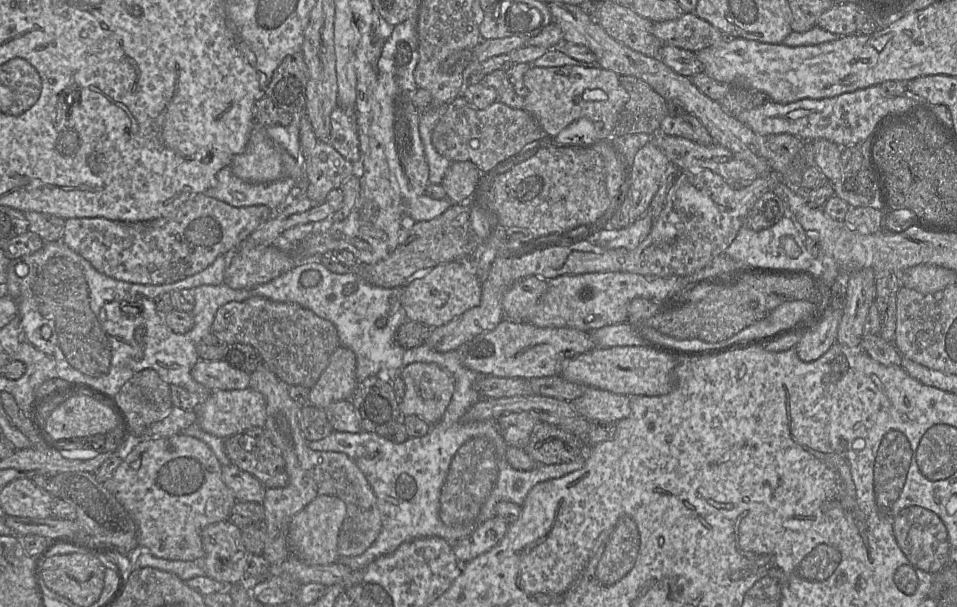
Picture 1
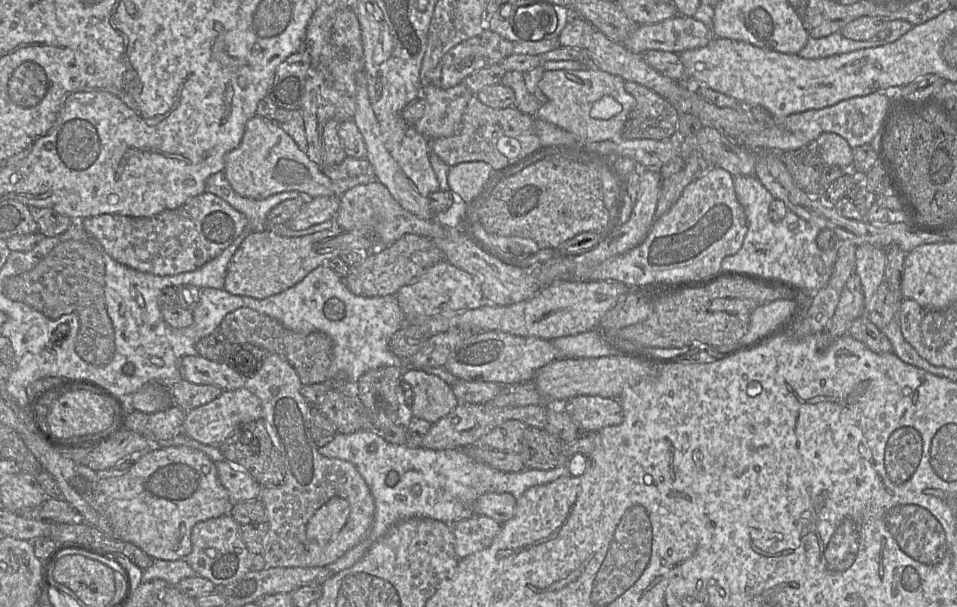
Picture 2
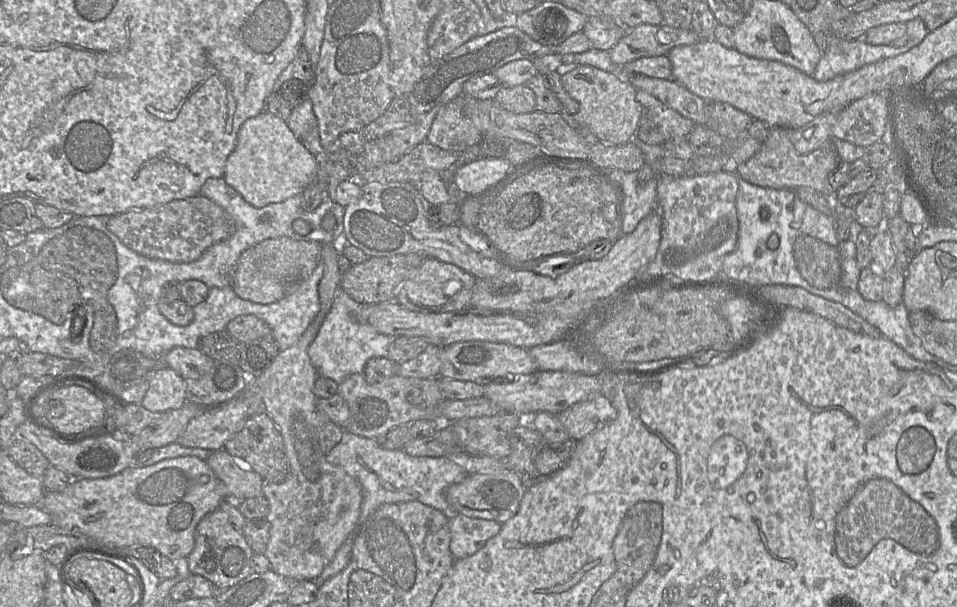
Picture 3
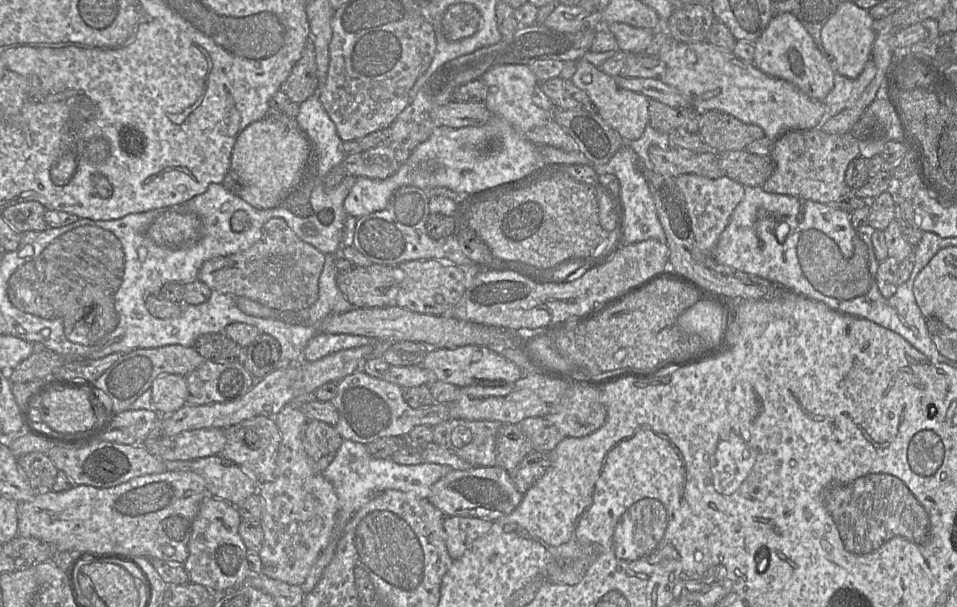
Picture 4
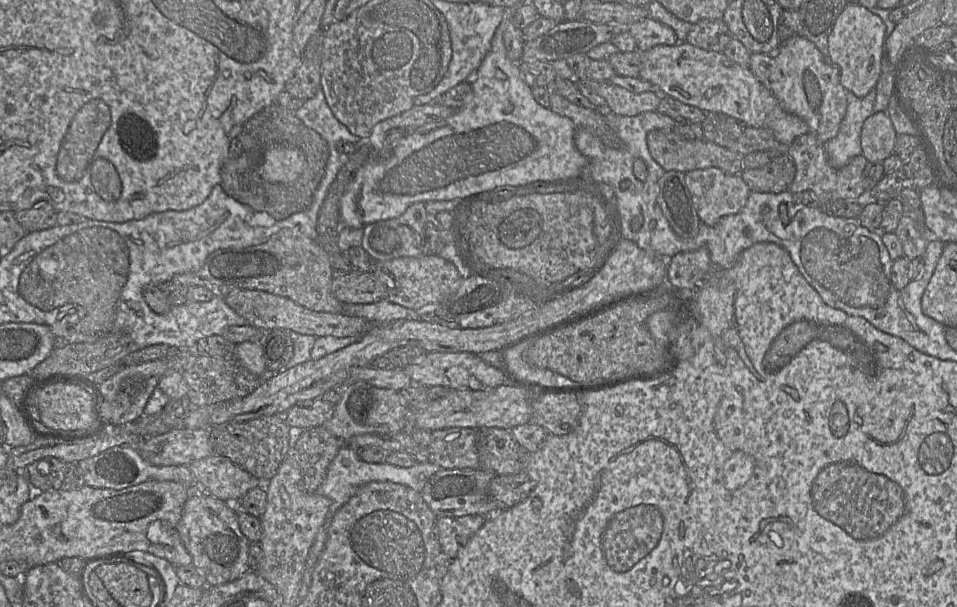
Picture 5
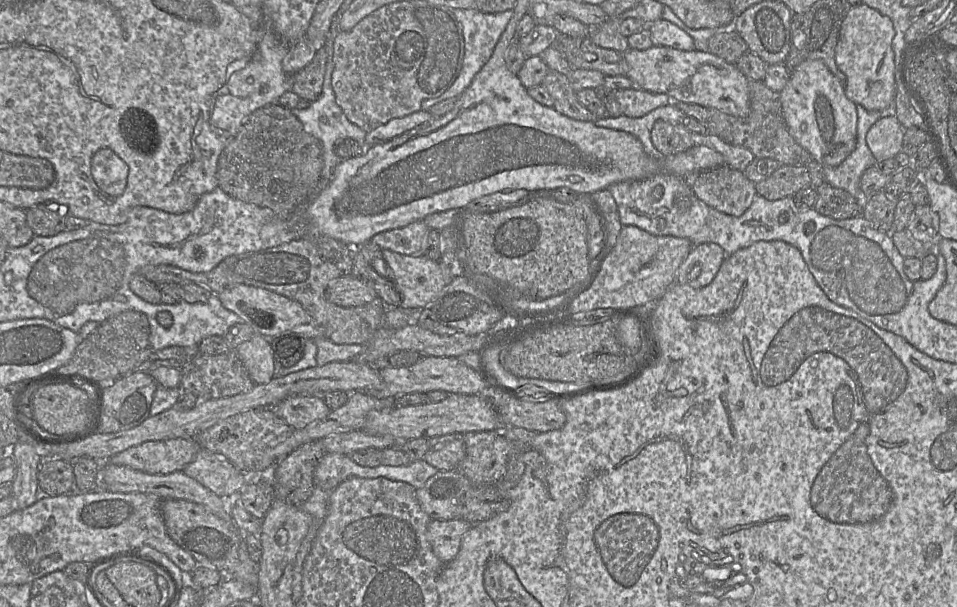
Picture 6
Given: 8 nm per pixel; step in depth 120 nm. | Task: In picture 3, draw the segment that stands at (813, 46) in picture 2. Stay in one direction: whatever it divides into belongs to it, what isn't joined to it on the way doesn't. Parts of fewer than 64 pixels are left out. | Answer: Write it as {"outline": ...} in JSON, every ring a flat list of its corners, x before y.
{"outline":[[830,39,813,77,818,82,828,81,838,75,852,72,864,65,891,58,908,51,907,43,901,47,872,45,863,39]]}

